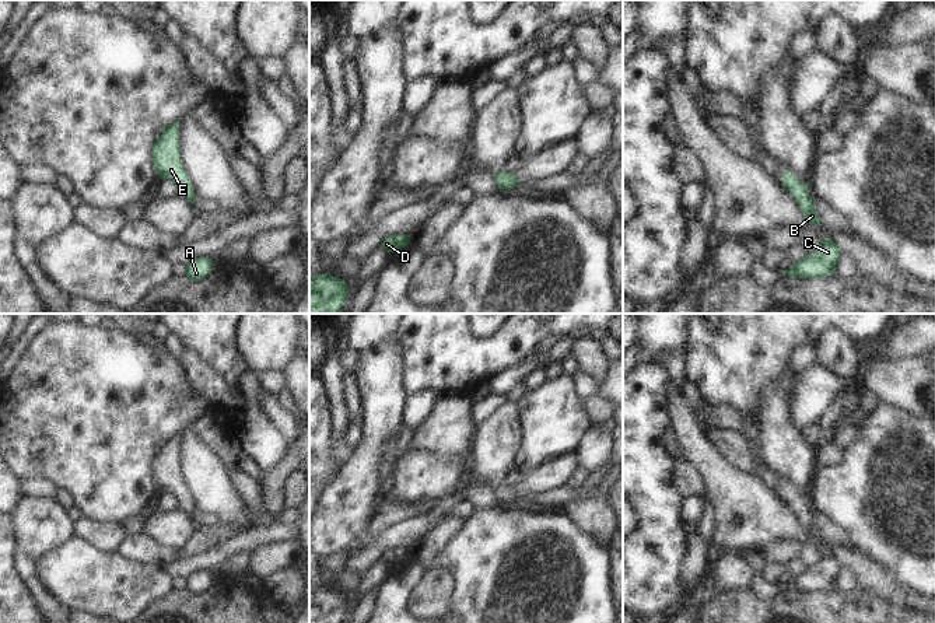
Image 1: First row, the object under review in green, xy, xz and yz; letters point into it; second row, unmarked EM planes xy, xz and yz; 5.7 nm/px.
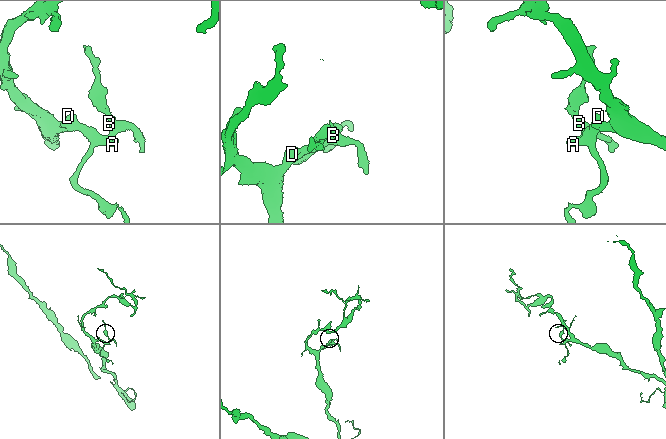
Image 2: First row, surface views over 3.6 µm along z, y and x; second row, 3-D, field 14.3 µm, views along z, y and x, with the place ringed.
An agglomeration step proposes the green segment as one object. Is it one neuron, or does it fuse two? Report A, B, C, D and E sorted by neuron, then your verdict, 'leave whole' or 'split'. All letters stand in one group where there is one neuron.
A B C D E | leave whole

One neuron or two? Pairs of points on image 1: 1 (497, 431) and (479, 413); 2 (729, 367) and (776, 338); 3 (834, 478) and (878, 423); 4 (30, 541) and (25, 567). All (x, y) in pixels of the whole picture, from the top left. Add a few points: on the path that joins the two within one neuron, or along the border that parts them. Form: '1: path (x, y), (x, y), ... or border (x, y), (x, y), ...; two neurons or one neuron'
1: border (505, 399), (476, 424); two neurons
2: path (741, 356), (759, 338), (764, 338); one neuron
3: path (848, 466), (878, 437); one neuron
4: border (18, 545), (34, 560); two neurons

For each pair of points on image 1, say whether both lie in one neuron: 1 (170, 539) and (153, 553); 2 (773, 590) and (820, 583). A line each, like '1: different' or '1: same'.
1: different
2: same

